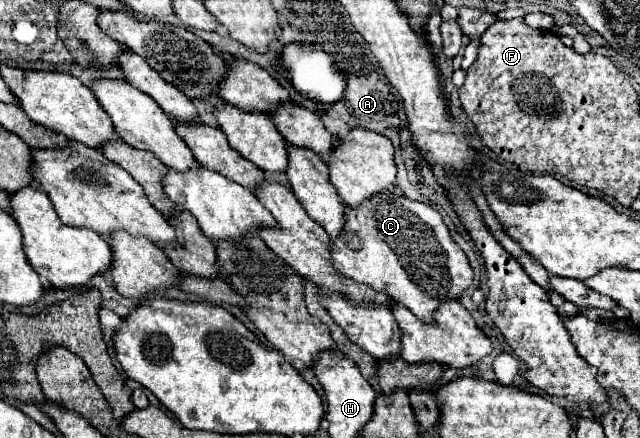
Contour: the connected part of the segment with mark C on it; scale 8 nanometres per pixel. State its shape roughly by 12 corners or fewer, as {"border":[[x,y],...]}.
{"border":[[395,192],[347,208],[343,276],[429,324],[473,282],[441,214]]}

